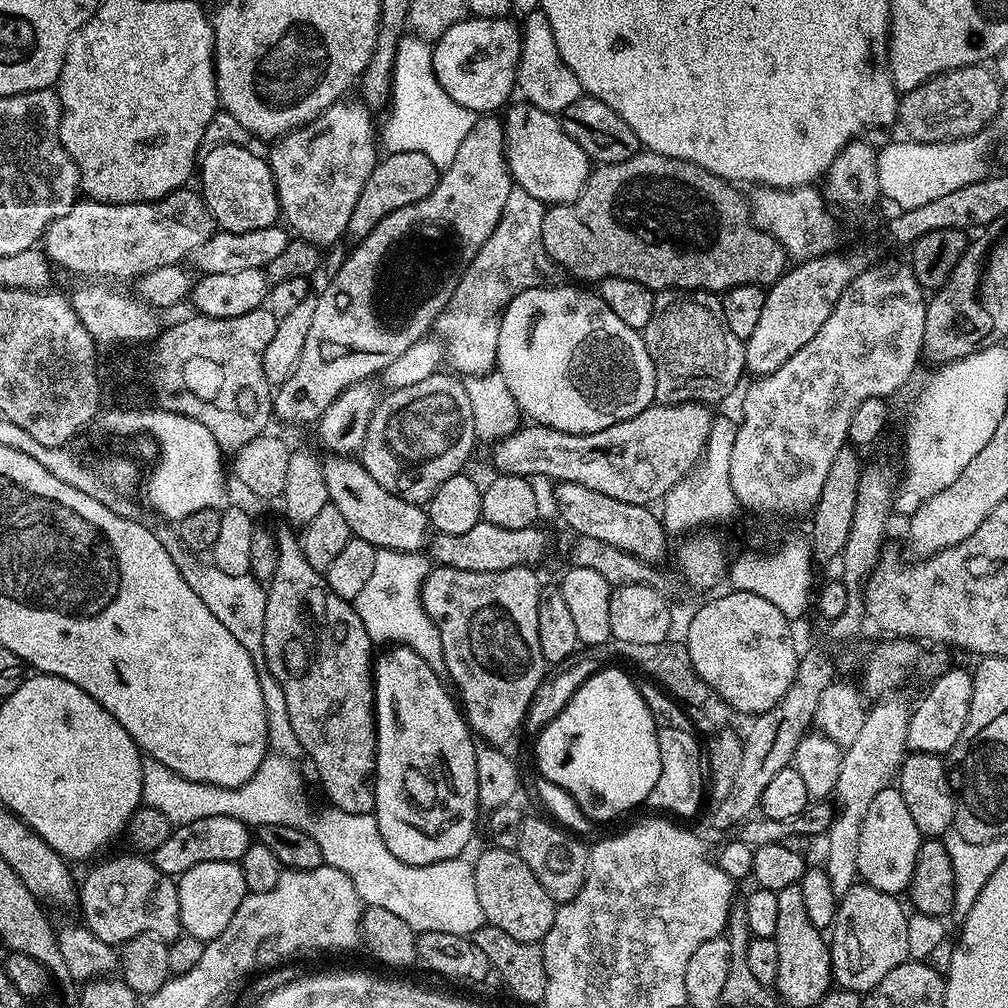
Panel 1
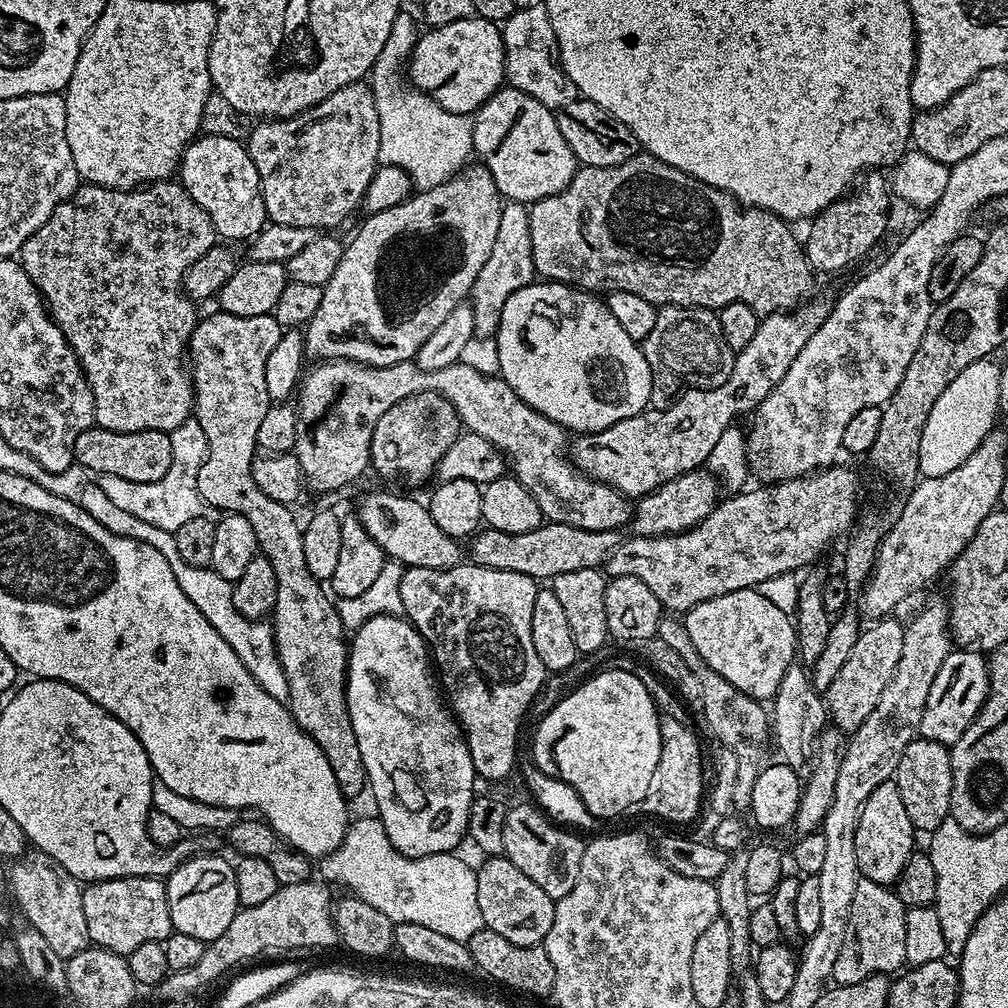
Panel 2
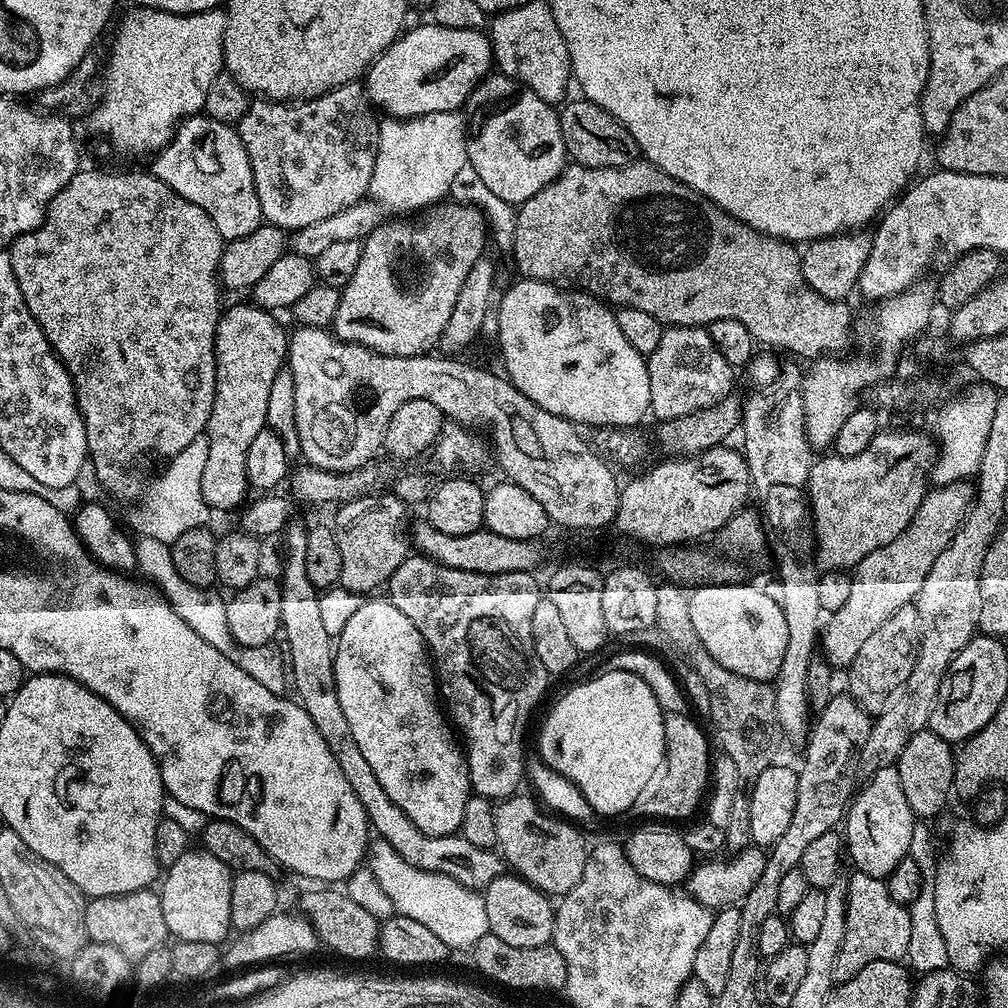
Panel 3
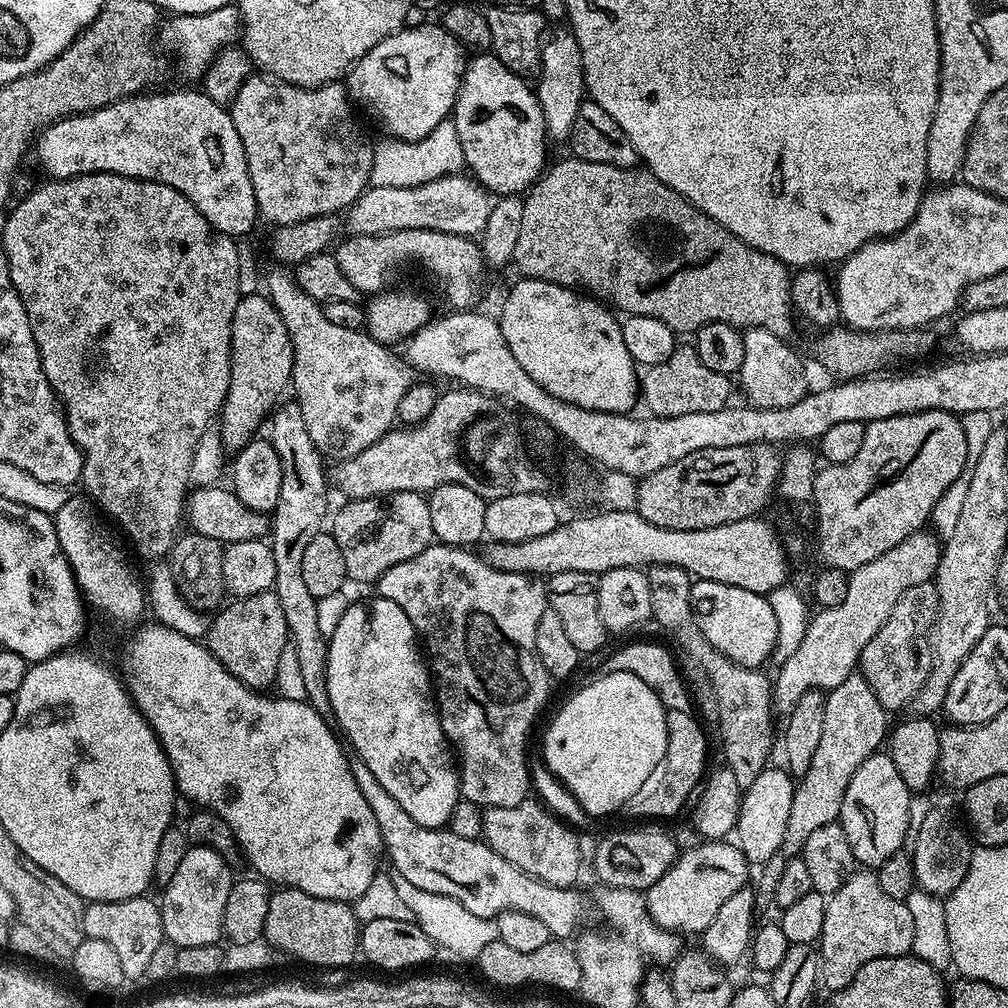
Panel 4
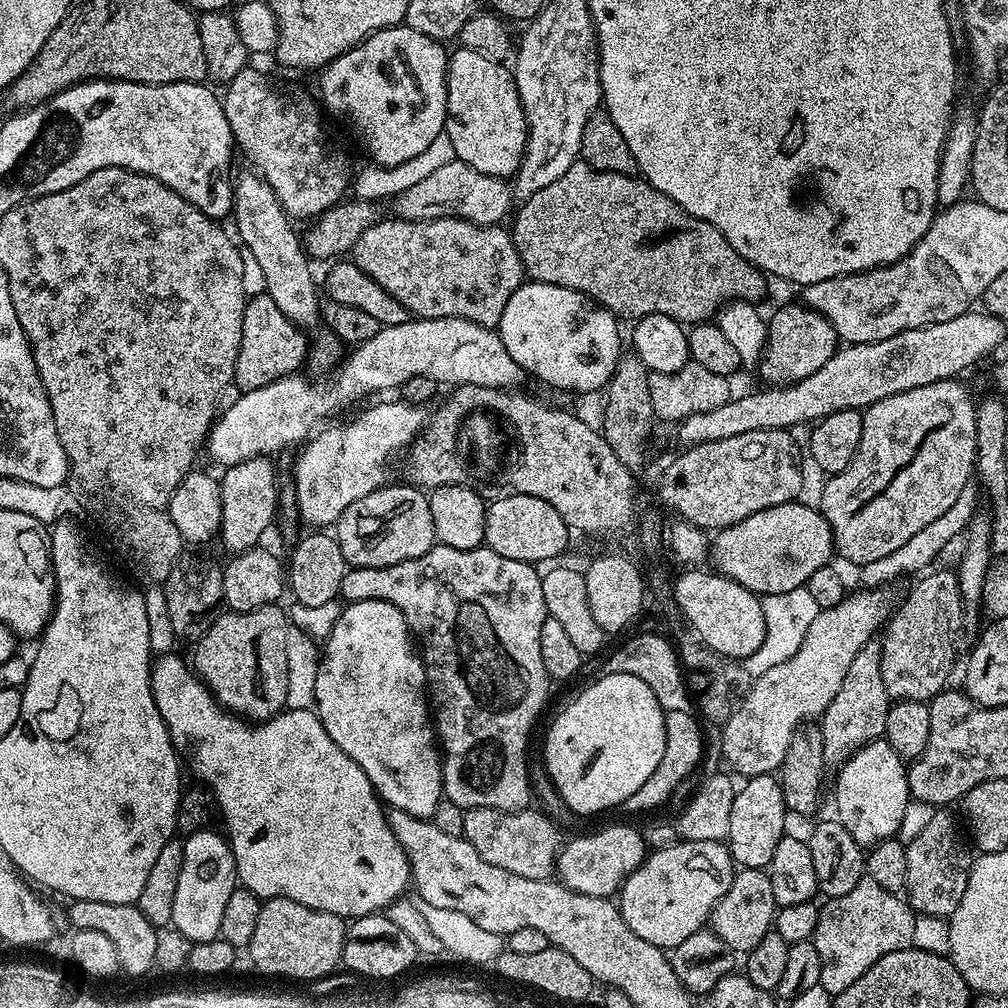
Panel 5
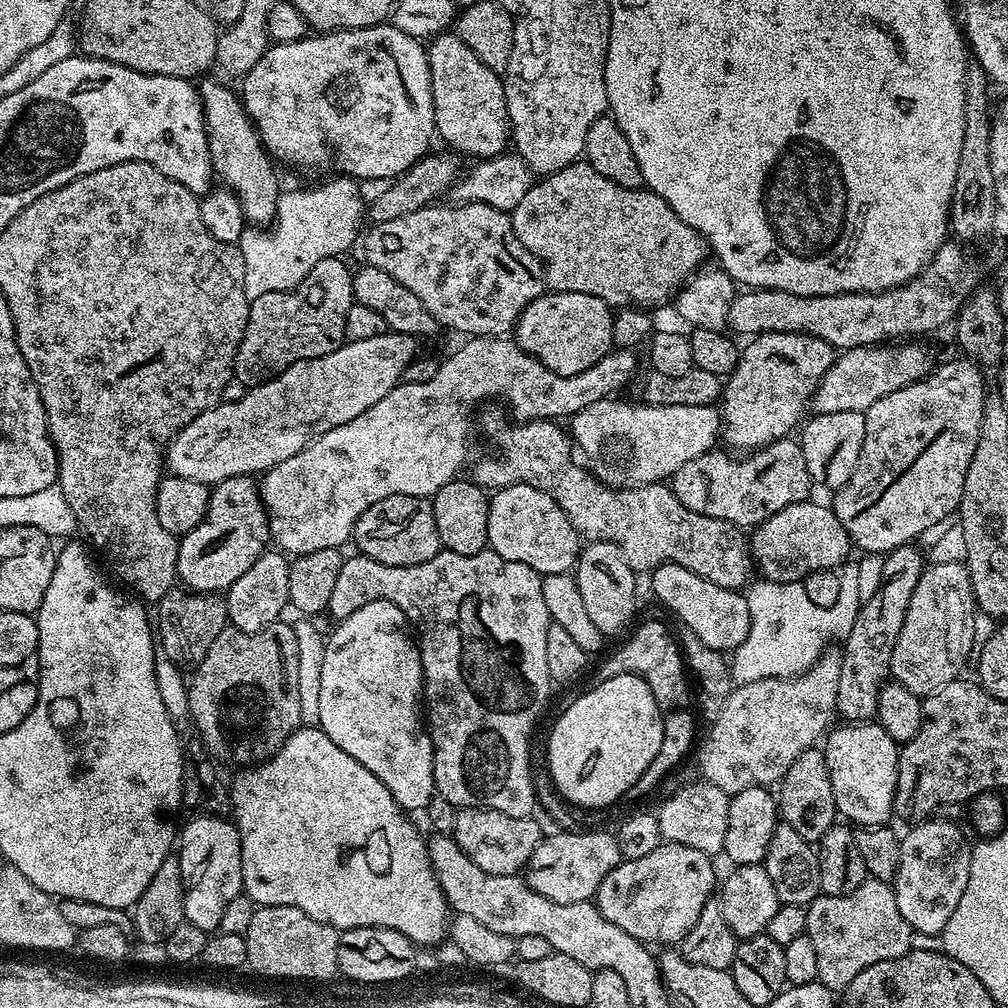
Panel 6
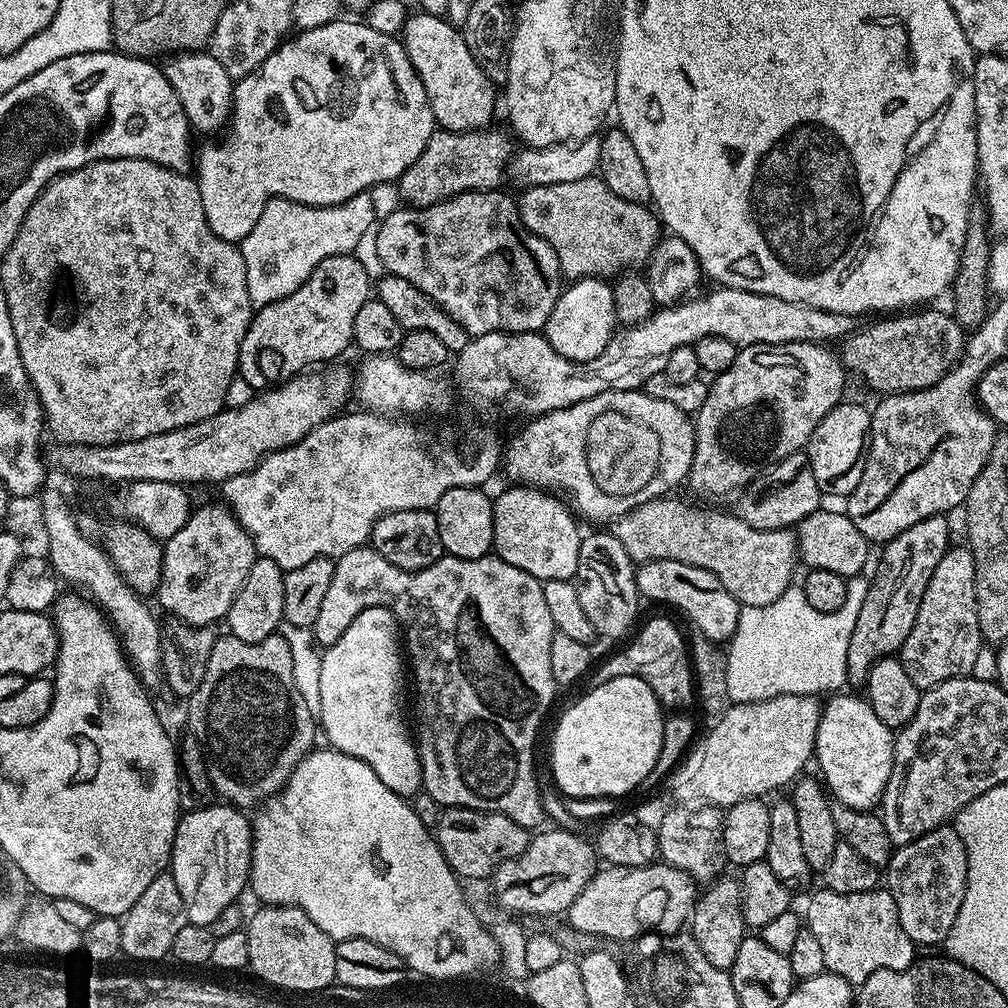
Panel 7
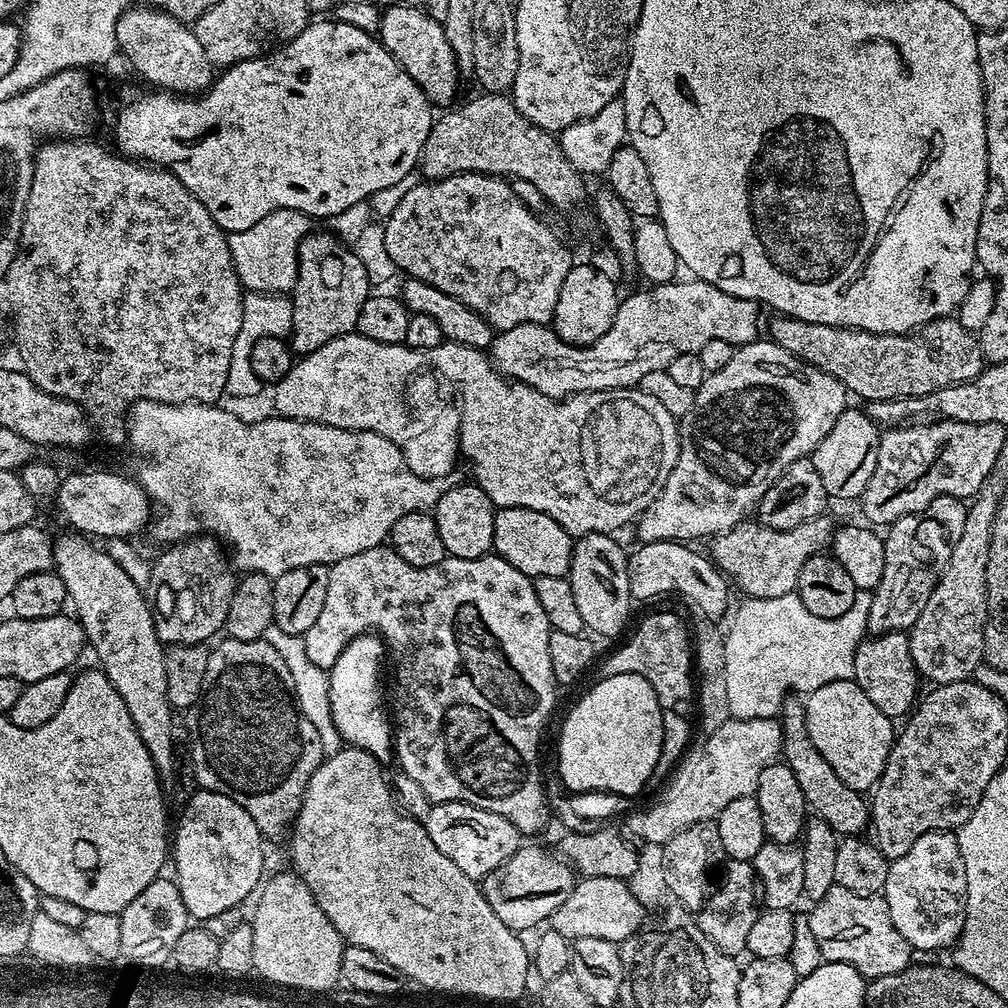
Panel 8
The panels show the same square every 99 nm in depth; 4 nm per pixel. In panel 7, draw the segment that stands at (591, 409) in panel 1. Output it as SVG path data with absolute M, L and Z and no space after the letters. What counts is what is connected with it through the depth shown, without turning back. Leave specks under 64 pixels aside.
M588 276L585 280L571 281L561 291L542 334L562 358L570 358L577 364L598 358L598 354L606 350L618 328L612 289L613 285L607 279Z

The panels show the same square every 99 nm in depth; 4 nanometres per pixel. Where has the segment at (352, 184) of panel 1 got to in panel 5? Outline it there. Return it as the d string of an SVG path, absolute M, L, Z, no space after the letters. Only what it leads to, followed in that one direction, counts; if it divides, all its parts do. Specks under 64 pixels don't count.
M255 66L243 68L223 89L222 103L226 122L230 122L232 138L237 149L248 155L253 169L278 194L278 202L282 202L282 210L293 221L311 221L323 216L334 205L341 203L354 180L354 168L348 165L348 160L328 141L324 128L320 125L320 116L316 113L317 105L304 96L279 96L268 85L268 80Z

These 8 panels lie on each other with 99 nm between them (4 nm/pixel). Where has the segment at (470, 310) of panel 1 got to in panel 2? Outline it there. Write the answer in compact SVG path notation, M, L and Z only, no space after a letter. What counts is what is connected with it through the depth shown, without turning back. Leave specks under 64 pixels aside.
M515 202L505 203L502 218L498 222L498 238L494 238L494 250L490 250L486 266L478 270L478 278L472 283L470 303L474 310L476 335L485 338L495 337L496 327L500 324L502 306L506 306L506 298L533 283L537 276L530 246L528 208Z

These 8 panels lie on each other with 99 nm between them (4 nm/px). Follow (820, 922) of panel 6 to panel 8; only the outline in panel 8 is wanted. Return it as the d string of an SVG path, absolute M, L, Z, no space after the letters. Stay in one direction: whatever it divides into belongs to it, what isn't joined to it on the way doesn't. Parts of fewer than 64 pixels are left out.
M836 884L830 890L826 890L822 899L815 901L811 907L812 912L807 913L810 930L814 933L814 939L818 941L825 962L830 964L842 962L854 966L854 970L858 970L868 980L877 980L886 974L898 974L912 964L913 947L906 942L906 938L902 938L902 934L898 934L898 926L894 926L890 918L890 906L884 900L883 895L854 894L854 890L846 890Z

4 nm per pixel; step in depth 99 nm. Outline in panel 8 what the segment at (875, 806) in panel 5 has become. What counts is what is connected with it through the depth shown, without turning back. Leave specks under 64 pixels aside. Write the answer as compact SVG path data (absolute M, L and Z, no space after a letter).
M855 679L830 682L807 693L804 709L810 742L814 742L822 758L834 766L834 774L838 774L838 778L842 778L842 782L855 792L864 794L875 789L892 749L893 717L882 714L882 710L866 698L862 686L858 686Z

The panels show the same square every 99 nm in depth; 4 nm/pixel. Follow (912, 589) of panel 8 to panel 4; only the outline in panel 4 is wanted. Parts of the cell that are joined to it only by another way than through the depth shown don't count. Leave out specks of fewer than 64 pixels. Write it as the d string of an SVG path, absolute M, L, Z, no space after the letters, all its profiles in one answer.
M859 671L850 673L846 682L842 686L831 689L826 695L826 719L822 722L822 738L818 741L818 750L814 750L814 758L810 758L810 770L799 777L796 784L796 793L790 802L790 818L786 821L786 838L782 838L782 846L771 856L767 862L759 869L760 881L754 884L756 899L761 905L773 903L772 895L774 886L778 886L778 878L782 874L786 862L790 862L794 857L801 855L804 851L806 838L814 830L821 826L834 824L839 821L840 811L842 810L842 798L846 798L846 786L850 786L850 778L866 758L870 758L885 743L886 737L890 732L890 714L878 702L874 690L870 690L870 682L860 675Z

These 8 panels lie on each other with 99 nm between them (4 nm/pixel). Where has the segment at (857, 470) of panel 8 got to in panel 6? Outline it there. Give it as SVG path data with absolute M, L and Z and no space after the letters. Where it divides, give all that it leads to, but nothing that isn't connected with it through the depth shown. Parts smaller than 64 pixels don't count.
M838 410L838 414L815 414L811 419L799 429L798 443L802 458L806 458L806 470L810 470L812 482L833 489L846 486L846 482L850 482L850 474L854 474L854 466L858 466L858 454L862 454L862 438L866 438L864 413Z

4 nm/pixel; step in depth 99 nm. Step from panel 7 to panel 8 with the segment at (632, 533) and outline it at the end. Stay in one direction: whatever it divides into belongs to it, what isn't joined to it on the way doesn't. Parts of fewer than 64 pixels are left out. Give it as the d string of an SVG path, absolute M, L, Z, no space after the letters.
M825 514L794 526L794 530L774 530L759 522L736 525L711 541L710 559L729 581L740 583L745 597L774 599L795 592L802 566L832 543L834 520Z

